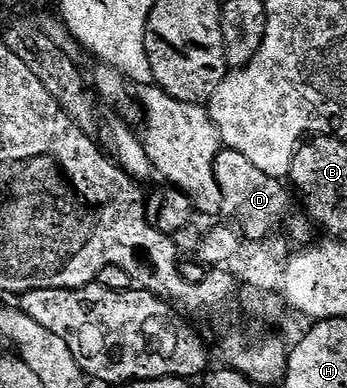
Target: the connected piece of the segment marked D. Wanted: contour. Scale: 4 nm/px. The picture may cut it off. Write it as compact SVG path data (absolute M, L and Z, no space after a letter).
M225 148L217 155L215 175L216 191L223 194L224 215L227 214L234 220L232 223L246 241L263 240L274 235L278 231L277 223L281 219L282 223L290 215L290 189L285 189L278 177L263 174L263 170L259 170L259 166L253 165L246 156L239 154L239 150Z

